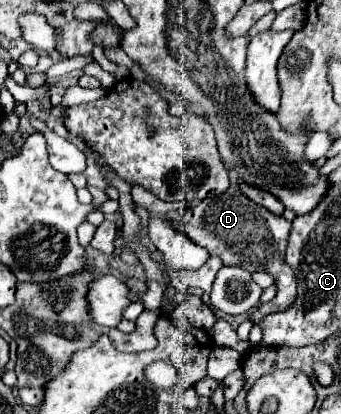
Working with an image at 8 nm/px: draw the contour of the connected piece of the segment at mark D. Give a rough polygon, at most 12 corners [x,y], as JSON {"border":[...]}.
{"border":[[236,184],[176,212],[174,226],[224,266],[268,272],[276,296],[258,322],[296,298],[284,262],[292,224]]}

